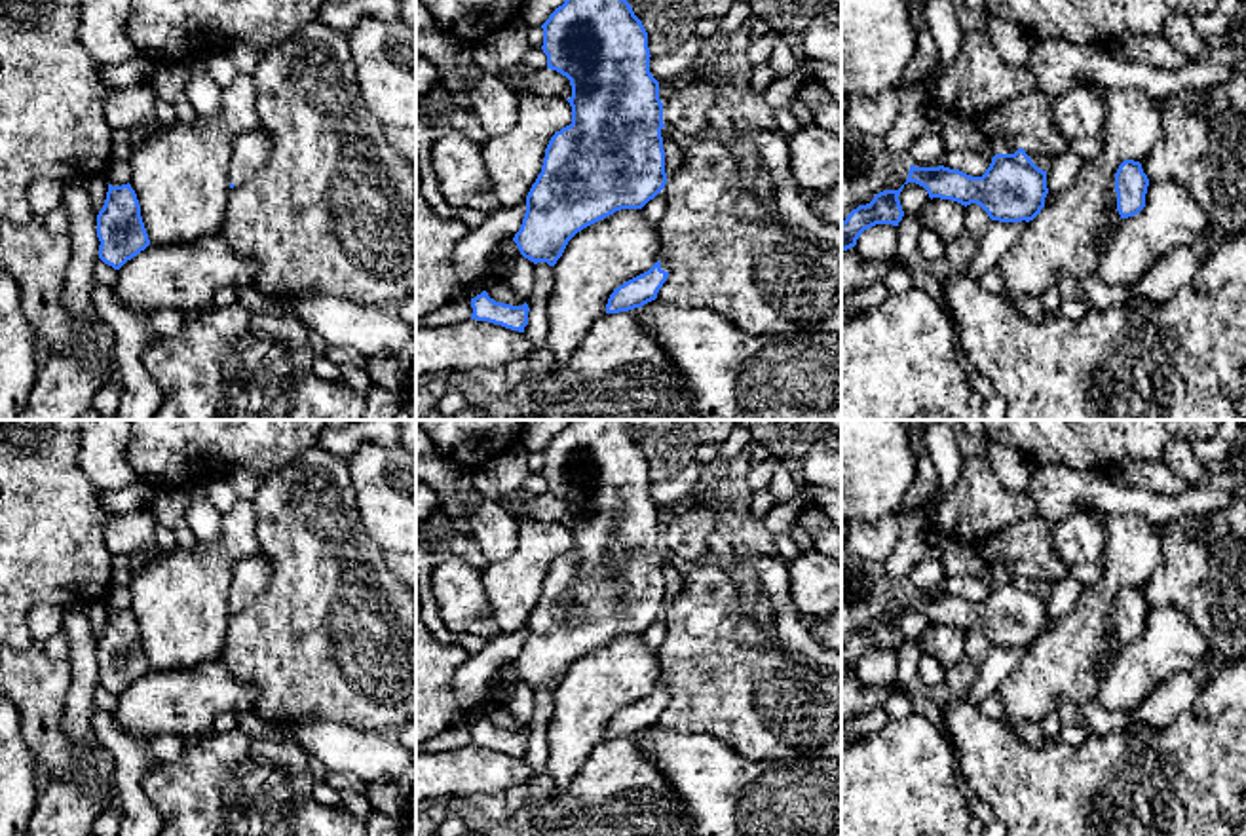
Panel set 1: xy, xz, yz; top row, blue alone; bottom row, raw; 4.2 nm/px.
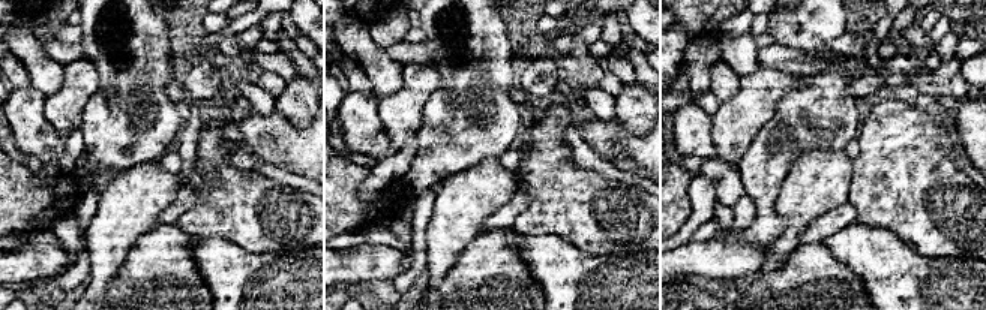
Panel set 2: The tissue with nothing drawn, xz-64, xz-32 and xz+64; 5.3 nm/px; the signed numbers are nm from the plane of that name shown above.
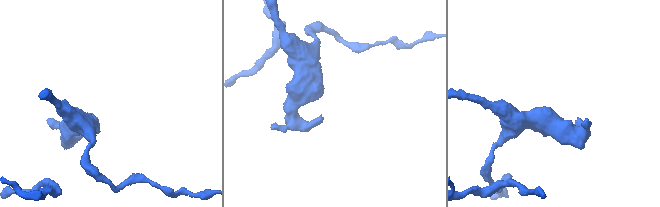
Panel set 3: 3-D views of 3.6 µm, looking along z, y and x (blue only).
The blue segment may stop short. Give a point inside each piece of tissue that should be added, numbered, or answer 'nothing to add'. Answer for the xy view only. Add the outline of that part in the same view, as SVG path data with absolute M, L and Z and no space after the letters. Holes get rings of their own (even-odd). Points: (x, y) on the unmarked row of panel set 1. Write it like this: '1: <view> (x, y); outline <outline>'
1: xy (251, 574); outline M256 553L236 562L230 583L230 608L239 612L249 602L268 589L272 580L270 562Z

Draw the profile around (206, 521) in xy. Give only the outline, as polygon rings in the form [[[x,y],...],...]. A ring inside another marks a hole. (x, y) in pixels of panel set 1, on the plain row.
[[[199,484],[186,490],[190,492],[190,504],[184,521],[192,528],[196,540],[217,540],[222,530],[222,513],[203,496]]]

